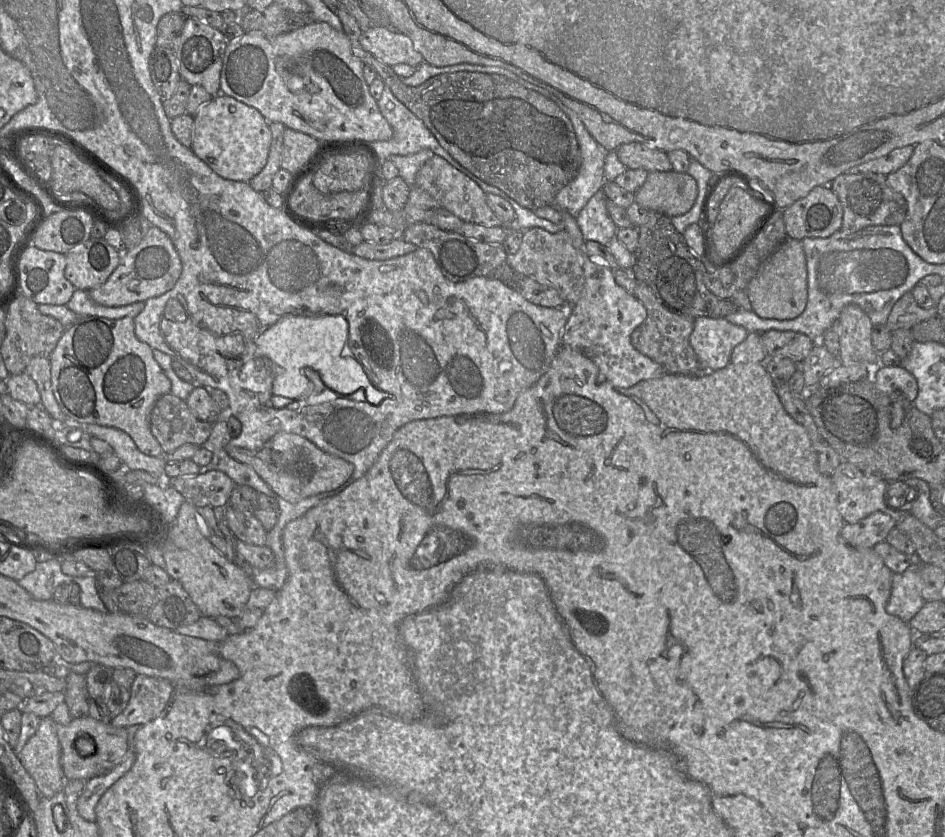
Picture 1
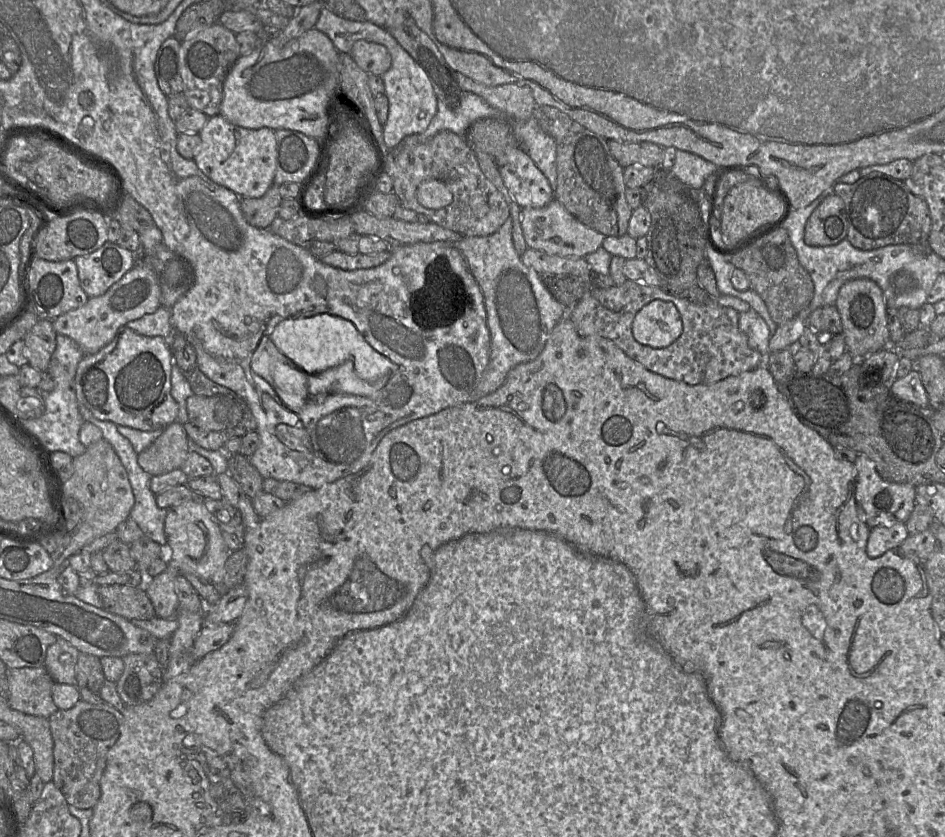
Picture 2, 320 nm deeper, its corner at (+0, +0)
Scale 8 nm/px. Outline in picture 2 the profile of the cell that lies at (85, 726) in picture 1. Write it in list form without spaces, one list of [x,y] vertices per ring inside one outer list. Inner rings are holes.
[[[79,700],[72,708],[58,709],[47,719],[53,739],[52,781],[69,805],[79,809],[93,809],[100,798],[100,780],[108,751],[122,732],[122,713],[105,702],[92,704]]]

